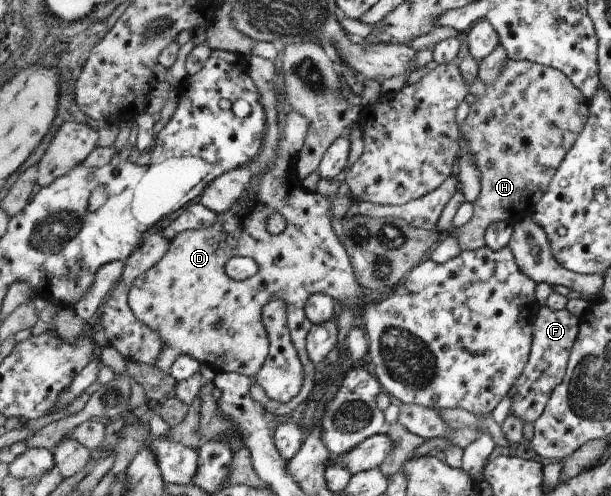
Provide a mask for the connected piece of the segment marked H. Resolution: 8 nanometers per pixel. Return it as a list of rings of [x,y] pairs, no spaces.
[[[509,58],[501,77],[495,83],[489,85],[478,79],[470,93],[479,97],[479,100],[470,105],[468,115],[460,126],[460,133],[467,139],[469,153],[475,157],[475,165],[481,170],[483,189],[479,199],[474,202],[475,217],[471,223],[455,225],[450,234],[451,237],[457,237],[461,251],[475,251],[485,247],[486,231],[497,221],[516,223],[533,216],[535,207],[550,189],[555,173],[567,153],[574,148],[590,116],[590,102],[566,73],[529,60]]]

